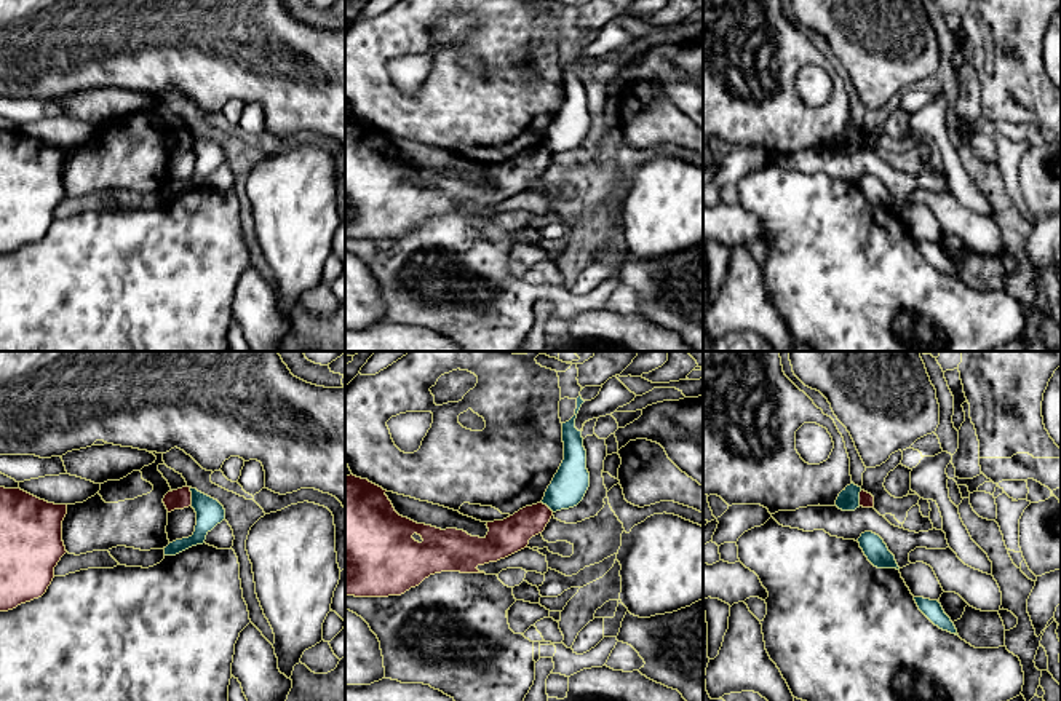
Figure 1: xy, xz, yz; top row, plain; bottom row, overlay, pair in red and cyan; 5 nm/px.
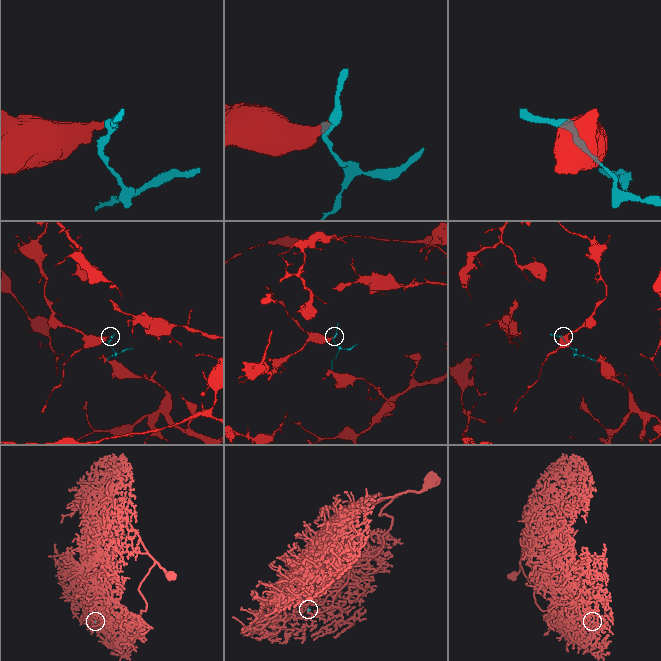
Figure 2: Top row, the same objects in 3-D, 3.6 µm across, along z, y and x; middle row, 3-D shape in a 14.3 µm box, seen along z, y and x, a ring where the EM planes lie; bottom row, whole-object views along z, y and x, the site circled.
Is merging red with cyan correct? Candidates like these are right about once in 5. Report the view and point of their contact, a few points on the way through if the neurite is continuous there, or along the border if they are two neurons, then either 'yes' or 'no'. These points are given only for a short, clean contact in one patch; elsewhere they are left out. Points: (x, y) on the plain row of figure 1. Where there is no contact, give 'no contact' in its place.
contact xy (190, 139); no

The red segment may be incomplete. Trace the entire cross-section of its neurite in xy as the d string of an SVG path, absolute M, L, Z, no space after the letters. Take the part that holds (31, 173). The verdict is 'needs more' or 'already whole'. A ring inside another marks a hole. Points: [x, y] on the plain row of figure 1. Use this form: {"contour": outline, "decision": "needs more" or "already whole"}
{"contour": "M0 129L0 254L42 240L54 220L54 209L67 195L62 163L67 147L40 142L21 131Z", "decision": "already whole"}

